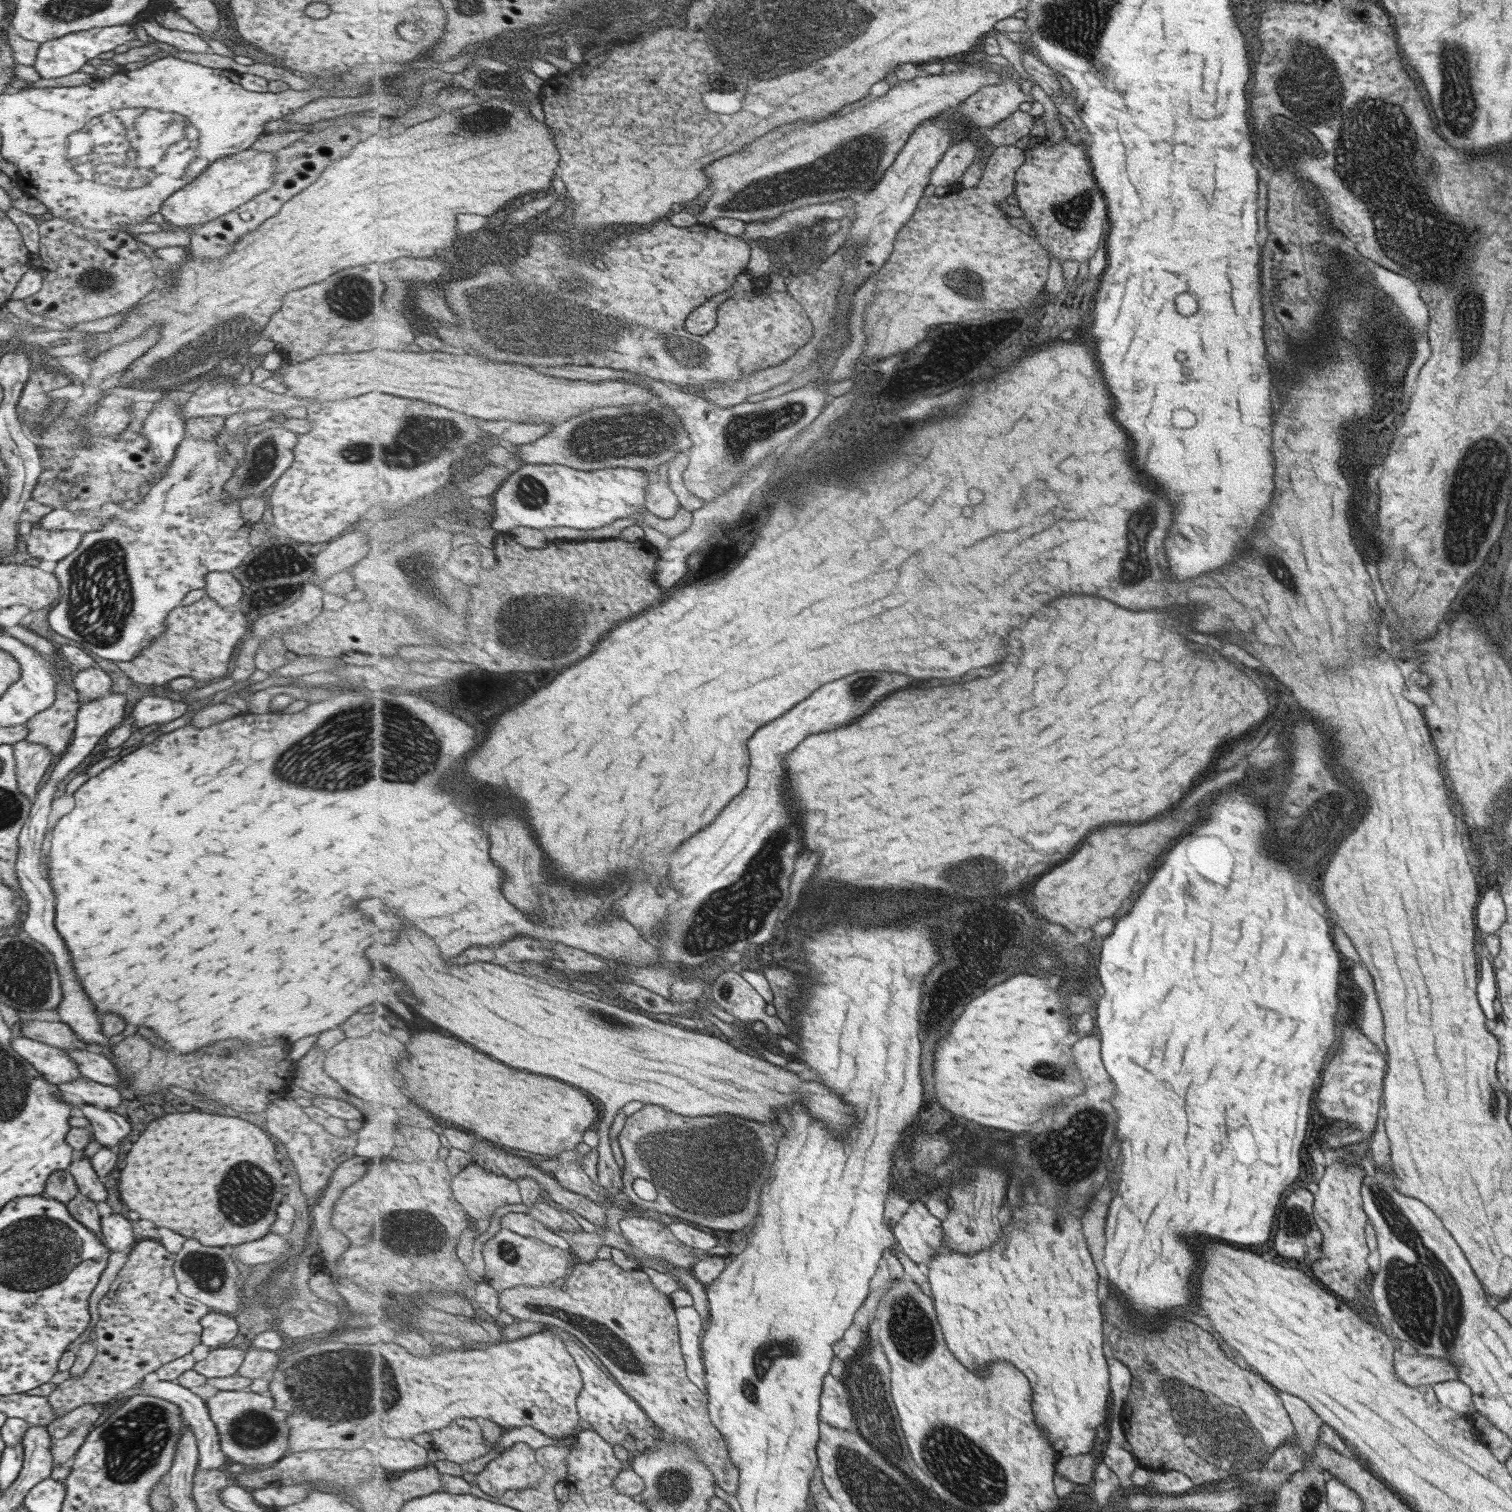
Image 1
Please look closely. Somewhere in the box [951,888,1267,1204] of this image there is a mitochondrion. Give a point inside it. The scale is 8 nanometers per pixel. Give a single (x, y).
(1046, 1071)

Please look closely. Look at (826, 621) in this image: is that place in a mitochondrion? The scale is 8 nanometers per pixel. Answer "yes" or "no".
no

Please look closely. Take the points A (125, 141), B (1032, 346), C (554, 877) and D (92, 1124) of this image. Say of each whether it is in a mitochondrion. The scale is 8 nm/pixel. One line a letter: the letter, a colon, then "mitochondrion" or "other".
A: mitochondrion
B: other
C: other
D: other

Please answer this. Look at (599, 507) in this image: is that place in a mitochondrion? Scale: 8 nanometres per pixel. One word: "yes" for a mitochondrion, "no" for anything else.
no

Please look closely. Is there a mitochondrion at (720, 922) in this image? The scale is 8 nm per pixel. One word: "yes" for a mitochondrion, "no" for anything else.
yes

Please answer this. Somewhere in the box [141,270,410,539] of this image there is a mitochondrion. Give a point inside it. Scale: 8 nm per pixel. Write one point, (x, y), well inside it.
(349, 297)

